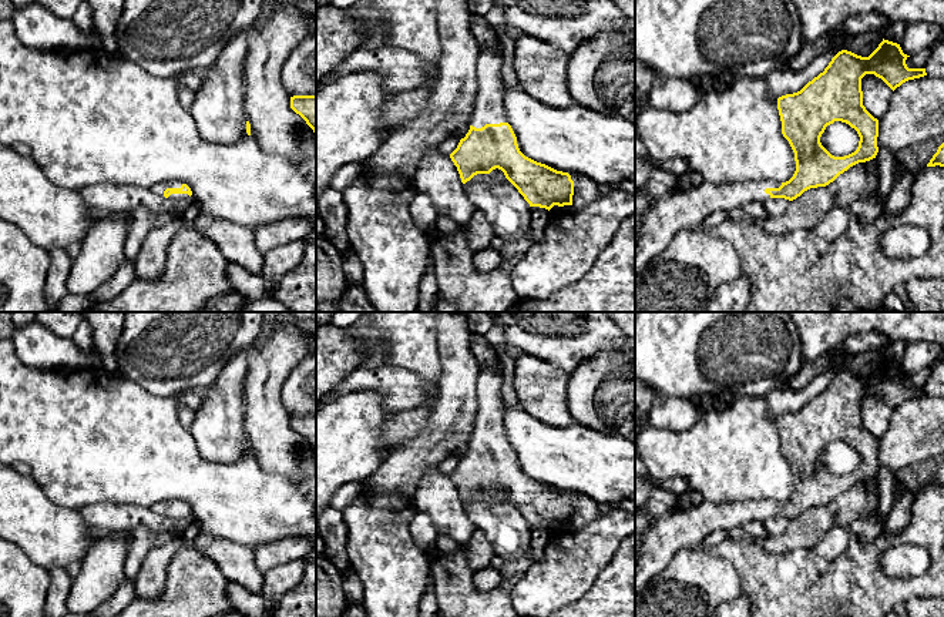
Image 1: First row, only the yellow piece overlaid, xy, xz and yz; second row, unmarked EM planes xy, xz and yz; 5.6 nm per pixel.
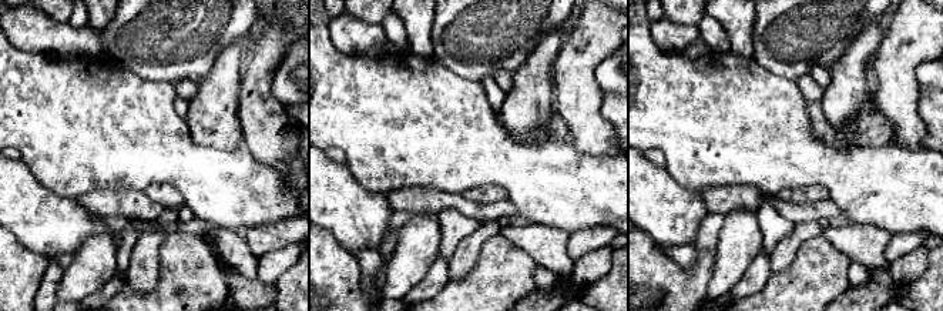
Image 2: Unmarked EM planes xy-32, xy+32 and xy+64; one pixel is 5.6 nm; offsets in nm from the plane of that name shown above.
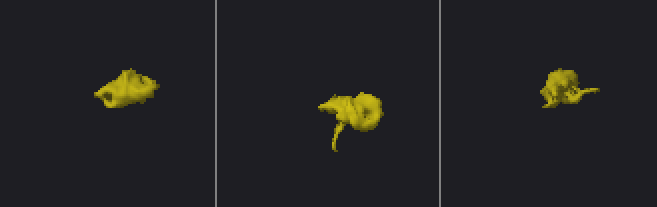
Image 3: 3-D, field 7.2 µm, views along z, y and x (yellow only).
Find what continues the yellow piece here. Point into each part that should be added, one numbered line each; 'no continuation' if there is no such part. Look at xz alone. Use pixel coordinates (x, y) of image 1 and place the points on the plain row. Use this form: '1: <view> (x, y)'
1: xz (489, 428)

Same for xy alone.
1: xy (158, 507)

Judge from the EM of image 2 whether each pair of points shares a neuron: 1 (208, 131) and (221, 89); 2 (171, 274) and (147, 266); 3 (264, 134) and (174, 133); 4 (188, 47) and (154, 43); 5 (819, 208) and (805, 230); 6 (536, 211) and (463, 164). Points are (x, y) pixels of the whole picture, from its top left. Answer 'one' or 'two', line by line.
1: one
2: two
3: two
4: one
5: two
6: one

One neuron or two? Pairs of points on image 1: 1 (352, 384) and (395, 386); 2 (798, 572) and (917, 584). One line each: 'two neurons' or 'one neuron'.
1: one neuron
2: one neuron

